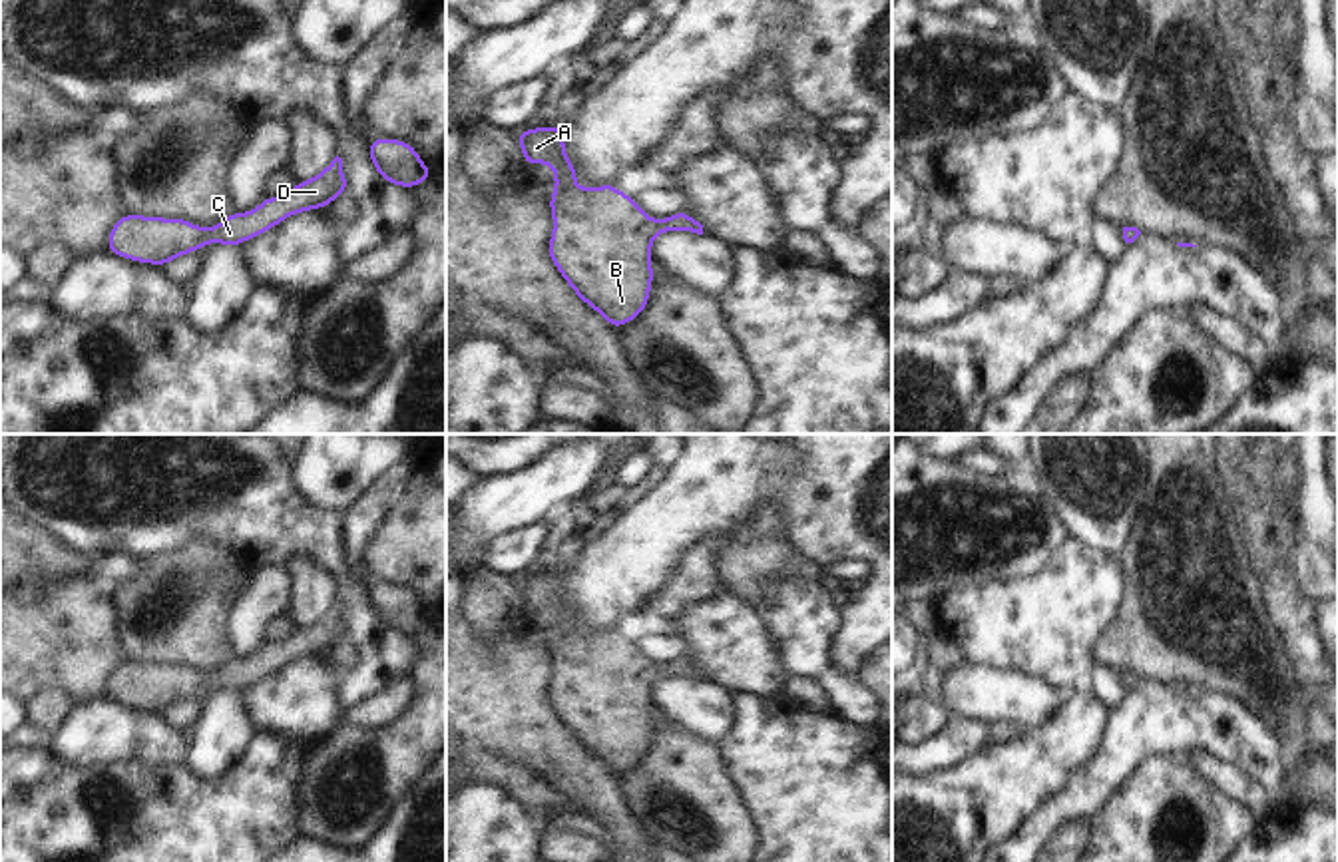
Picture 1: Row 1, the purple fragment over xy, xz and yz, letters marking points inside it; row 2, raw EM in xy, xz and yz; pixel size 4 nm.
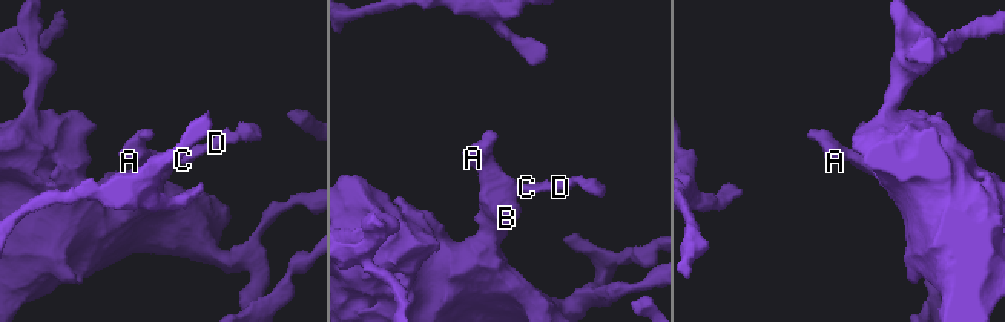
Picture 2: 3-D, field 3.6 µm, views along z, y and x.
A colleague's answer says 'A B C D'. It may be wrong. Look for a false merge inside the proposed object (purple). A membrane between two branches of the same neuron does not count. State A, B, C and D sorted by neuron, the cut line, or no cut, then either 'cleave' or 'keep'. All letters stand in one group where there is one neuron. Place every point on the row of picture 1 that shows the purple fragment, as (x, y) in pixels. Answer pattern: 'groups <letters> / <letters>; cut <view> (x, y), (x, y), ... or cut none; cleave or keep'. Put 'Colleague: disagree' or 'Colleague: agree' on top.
Colleague: agree
groups A B C D; cut none; keep

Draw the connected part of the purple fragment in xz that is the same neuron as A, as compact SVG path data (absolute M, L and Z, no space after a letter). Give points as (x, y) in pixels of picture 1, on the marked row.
M559 123L520 129L518 141L526 165L548 161L556 173L550 197L550 261L577 297L617 330L637 319L649 303L653 237L665 231L703 235L703 225L687 211L649 219L635 199L611 183L579 189L575 165L563 153Z

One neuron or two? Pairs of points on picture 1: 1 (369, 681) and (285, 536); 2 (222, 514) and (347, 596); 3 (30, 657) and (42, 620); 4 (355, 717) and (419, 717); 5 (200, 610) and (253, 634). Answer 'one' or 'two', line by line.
1: one
2: one
3: one
4: two
5: two

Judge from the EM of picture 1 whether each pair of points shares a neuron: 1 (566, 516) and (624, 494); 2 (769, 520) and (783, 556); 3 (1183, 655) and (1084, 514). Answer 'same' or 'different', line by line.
1: same
2: different
3: different

